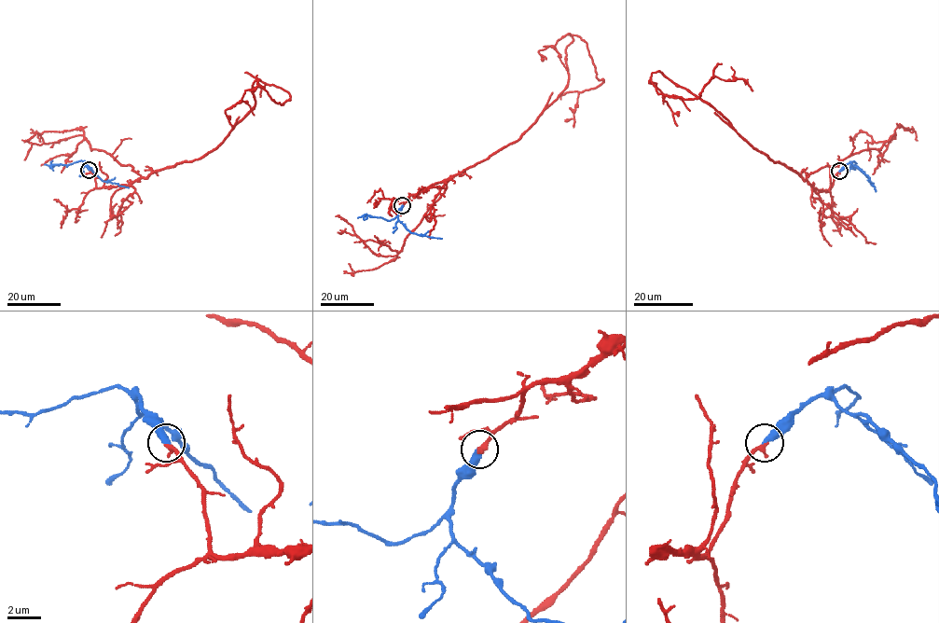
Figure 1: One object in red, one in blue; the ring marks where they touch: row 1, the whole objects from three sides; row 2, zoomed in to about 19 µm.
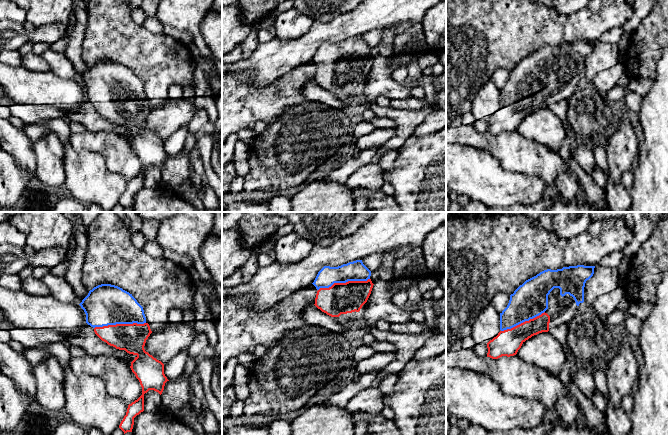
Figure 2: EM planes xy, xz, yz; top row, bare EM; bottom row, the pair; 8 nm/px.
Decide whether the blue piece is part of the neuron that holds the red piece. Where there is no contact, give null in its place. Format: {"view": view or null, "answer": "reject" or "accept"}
{"view": "xy", "answer": "accept"}

